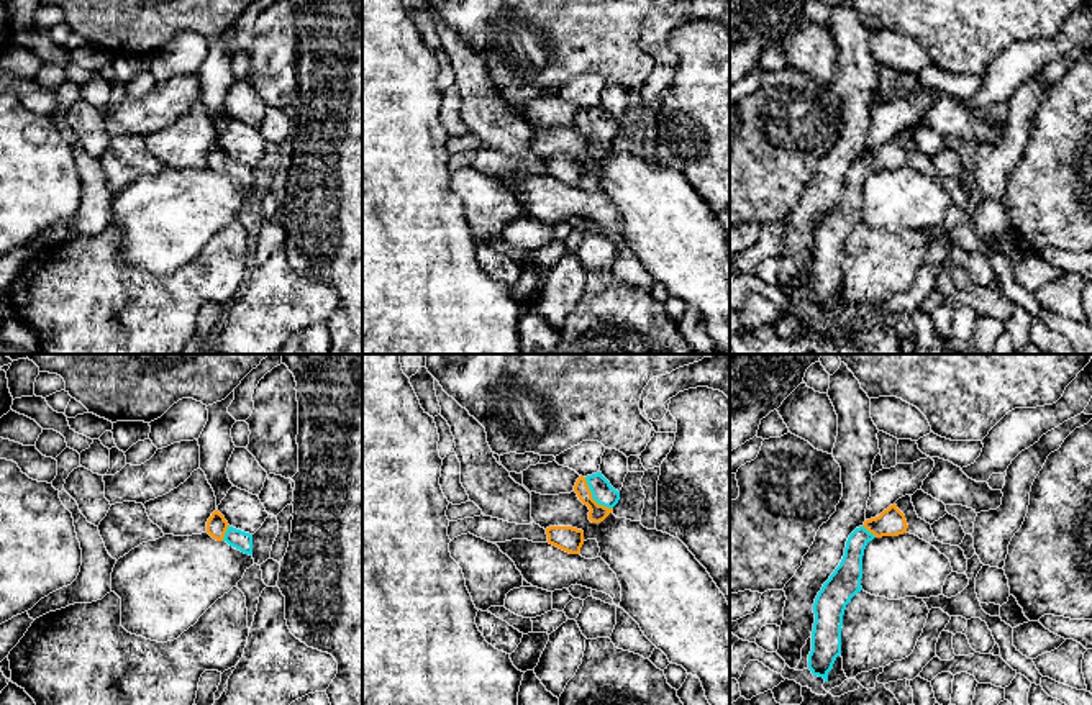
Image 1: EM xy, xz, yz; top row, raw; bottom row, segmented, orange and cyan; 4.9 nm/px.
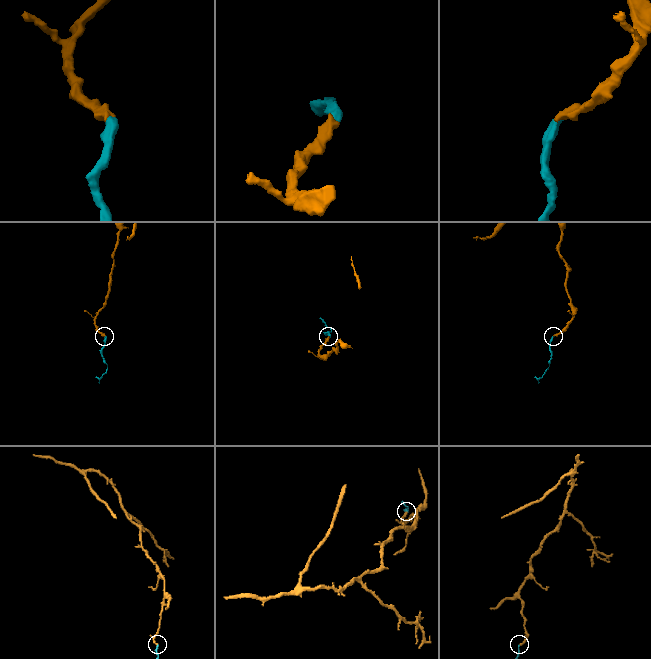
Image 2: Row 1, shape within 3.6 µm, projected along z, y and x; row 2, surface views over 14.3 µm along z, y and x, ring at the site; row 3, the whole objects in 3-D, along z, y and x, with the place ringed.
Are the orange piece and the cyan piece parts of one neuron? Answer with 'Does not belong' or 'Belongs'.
Belongs

